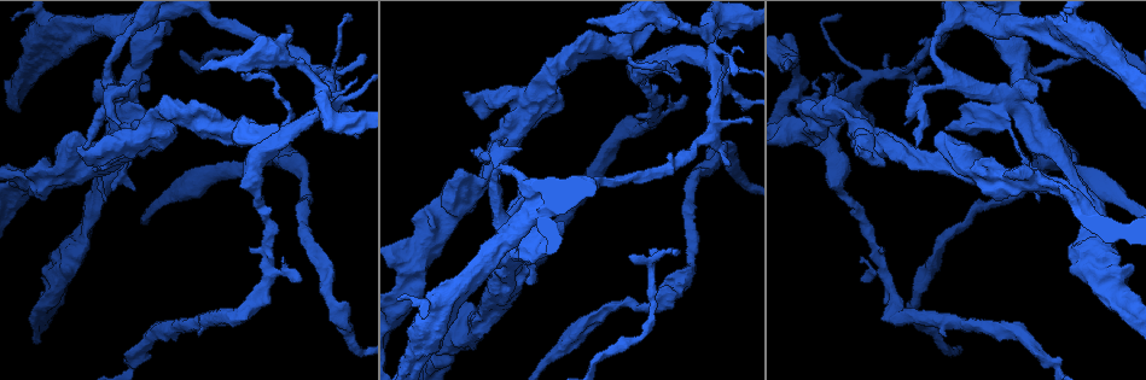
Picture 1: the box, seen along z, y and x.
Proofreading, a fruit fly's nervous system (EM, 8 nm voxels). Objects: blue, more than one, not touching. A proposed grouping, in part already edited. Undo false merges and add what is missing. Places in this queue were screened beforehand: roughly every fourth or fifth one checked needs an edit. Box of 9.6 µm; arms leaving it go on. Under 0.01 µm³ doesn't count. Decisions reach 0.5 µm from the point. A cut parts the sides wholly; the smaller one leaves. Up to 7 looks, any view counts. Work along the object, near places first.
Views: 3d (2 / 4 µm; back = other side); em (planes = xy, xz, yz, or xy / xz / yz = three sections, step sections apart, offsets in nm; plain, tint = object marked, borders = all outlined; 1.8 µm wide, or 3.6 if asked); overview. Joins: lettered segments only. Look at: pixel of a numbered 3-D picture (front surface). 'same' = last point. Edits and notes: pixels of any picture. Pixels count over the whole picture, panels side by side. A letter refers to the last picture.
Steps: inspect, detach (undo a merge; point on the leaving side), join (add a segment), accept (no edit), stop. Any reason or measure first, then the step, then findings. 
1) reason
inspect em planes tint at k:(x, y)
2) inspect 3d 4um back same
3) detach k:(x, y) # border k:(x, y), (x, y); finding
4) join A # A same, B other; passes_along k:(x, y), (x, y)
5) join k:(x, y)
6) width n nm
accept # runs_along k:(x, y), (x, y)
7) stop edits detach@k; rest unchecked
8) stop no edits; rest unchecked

two arms in line, one across
inspect 3d 4um at 1:(797, 95)

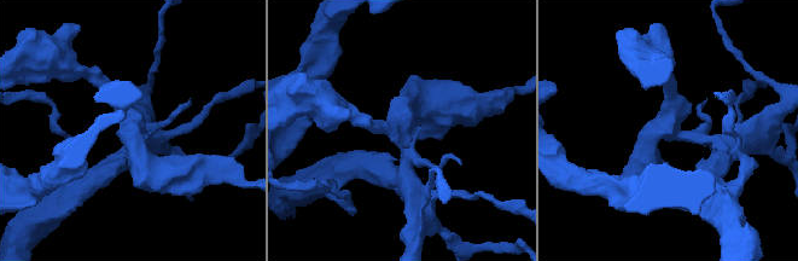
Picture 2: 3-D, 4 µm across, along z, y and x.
arms 3; arm_widths 170, 220, 400 nm; need the tissue
inspect em xz step 8 tint at 2:(670, 124)

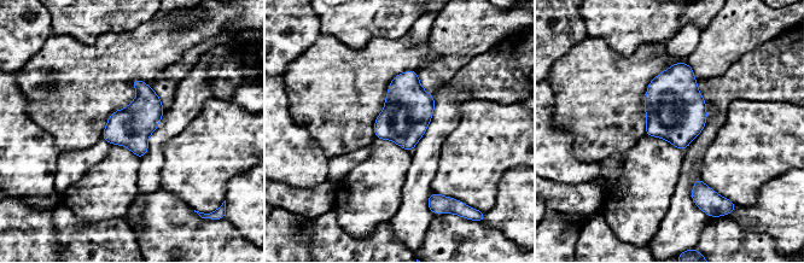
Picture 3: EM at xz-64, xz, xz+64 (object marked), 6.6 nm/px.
inspect em planes borders same

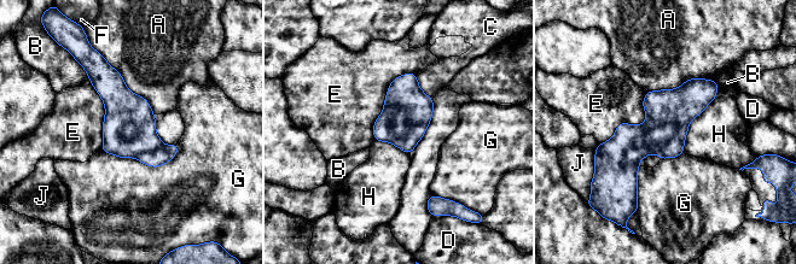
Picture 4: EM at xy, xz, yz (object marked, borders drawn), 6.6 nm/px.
detach 4:(129, 128) # A other, B other, C other, D other, E other, F other, G other, H other, J other; part_leaving 4:(714, 86), (650, 138), (599, 148); two neurons meet here

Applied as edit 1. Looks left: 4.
redraw
inspect overview

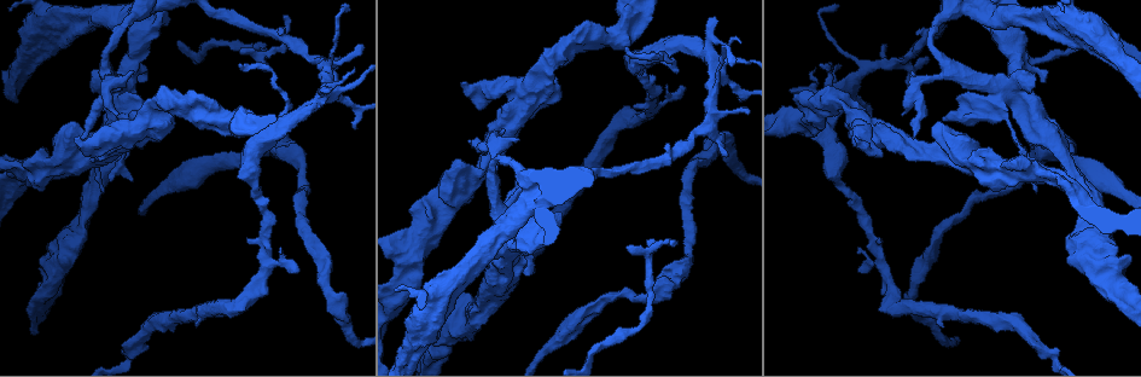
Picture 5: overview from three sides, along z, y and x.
branch stops here
inspect em xy step 16 borders at 5:(628, 246)

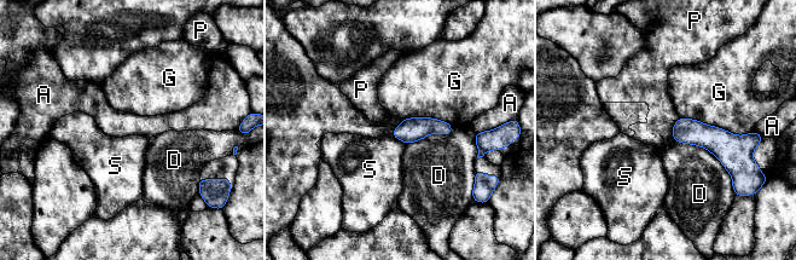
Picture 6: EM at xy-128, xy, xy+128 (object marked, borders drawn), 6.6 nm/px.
cut it another way
inspect em planes borders same

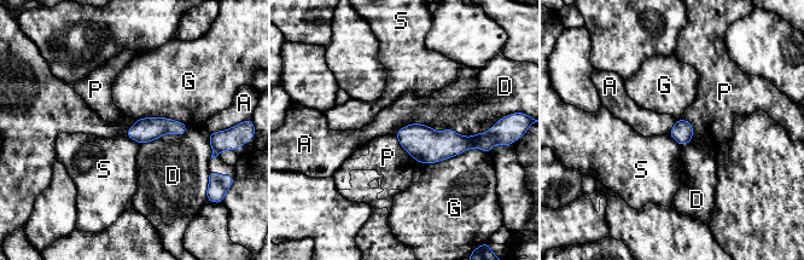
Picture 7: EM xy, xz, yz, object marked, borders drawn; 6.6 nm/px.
accept # A other, D other, G other, P other, S other; no lettered segment goes on from it

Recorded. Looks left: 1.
an open end
inspect em planes borders at 5:(855, 136)

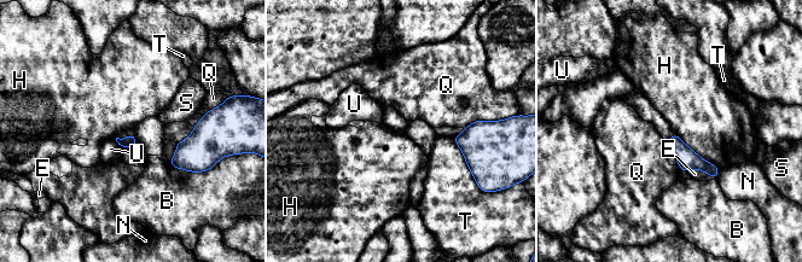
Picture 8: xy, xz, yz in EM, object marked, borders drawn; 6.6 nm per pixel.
accept # B other, E other, H other, N other, Q other, S other, T other, U other; border 8:(673, 132), (704, 159), (720, 169); none of them fits

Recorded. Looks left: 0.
stop edits detach@4; rest unchecked

